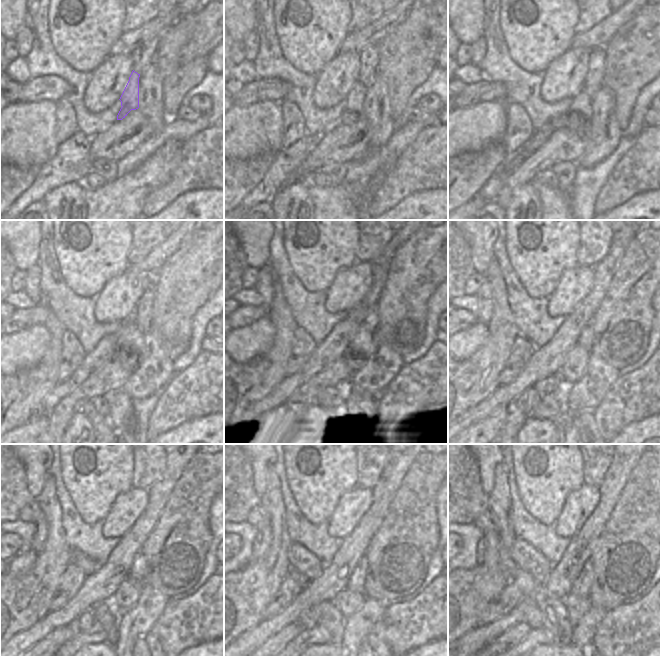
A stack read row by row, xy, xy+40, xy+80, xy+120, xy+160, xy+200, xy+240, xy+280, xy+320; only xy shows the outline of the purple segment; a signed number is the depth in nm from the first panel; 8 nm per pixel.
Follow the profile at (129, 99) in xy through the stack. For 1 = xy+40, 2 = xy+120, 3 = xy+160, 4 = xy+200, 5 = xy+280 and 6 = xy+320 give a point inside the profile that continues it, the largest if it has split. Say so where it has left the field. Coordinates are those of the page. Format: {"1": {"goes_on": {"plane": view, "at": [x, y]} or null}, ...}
{"1": {"goes_on": {"plane": "xy+40", "at": [355, 98]}}, "2": {"goes_on": {"plane": "xy+120", "at": [131, 343]}}, "3": {"goes_on": {"plane": "xy+160", "at": [362, 346]}}, "4": {"goes_on": {"plane": "xy+200", "at": [575, 366]}}, "5": {"goes_on": {"plane": "xy+280", "at": [349, 602]}}, "6": {"goes_on": {"plane": "xy+320", "at": [577, 606]}}}

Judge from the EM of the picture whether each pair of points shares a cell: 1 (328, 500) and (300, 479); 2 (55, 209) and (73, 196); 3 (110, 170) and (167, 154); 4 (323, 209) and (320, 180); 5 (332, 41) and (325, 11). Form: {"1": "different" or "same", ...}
{"1": "same", "2": "same", "3": "different", "4": "different", "5": "same"}

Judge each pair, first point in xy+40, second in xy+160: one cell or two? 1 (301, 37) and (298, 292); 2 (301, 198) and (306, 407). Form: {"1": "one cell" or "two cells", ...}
{"1": "two cells", "2": "two cells"}

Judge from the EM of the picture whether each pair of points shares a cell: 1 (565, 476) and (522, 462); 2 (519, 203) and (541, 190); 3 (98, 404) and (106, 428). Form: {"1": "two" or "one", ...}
{"1": "one", "2": "two", "3": "two"}

